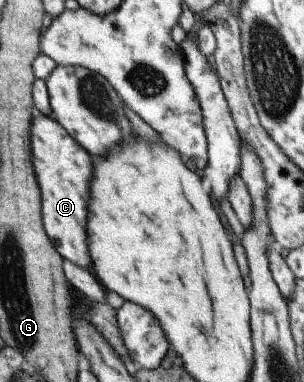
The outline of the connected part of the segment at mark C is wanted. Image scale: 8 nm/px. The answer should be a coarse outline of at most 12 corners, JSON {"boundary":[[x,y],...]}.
{"boundary":[[52,117],[28,141],[41,227],[91,272],[84,225],[92,157]]}

